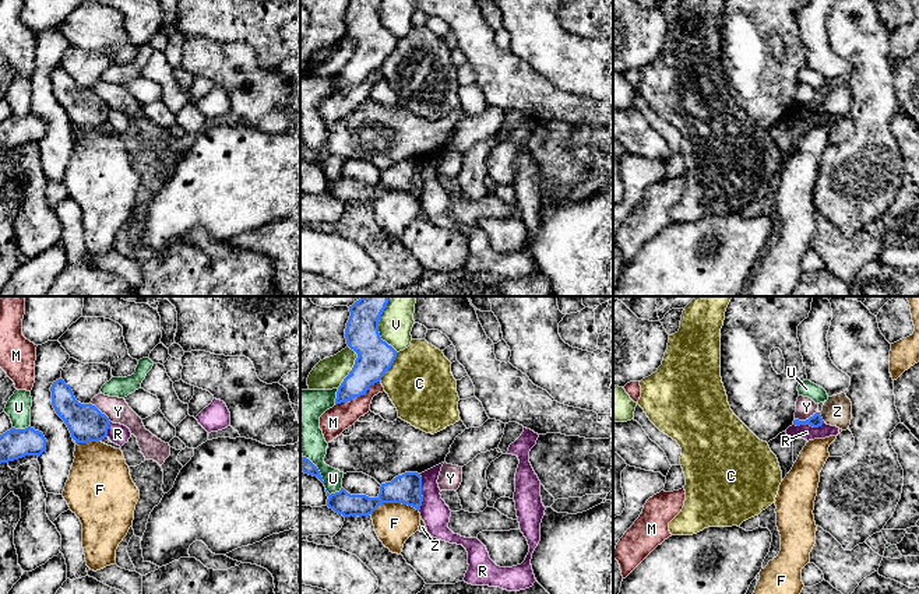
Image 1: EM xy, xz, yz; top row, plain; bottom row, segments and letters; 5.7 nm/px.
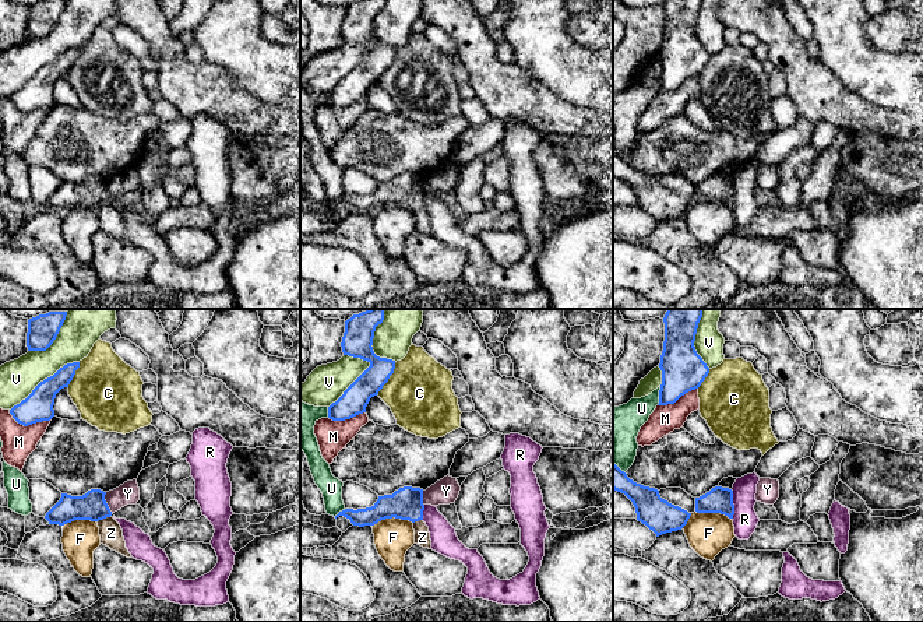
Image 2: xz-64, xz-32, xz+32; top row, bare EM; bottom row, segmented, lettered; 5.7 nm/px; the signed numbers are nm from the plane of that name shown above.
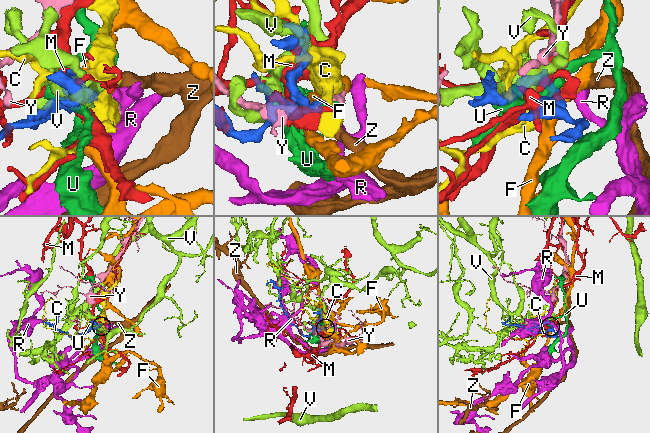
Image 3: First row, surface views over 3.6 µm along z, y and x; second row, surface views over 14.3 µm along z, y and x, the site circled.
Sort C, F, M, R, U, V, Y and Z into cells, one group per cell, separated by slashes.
C / F / M / R / U / V / Y / Z

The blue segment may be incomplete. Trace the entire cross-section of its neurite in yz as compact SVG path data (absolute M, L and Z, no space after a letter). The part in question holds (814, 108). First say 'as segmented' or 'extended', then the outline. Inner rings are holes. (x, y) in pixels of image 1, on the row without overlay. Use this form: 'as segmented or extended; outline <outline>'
extended; outline M844 78L841 81L828 84L828 87L823 92L821 99L816 99L806 108L795 106L793 112L796 113L810 112L813 115L818 115L825 109L827 112L846 117L849 116L851 106L852 106L852 89Z

